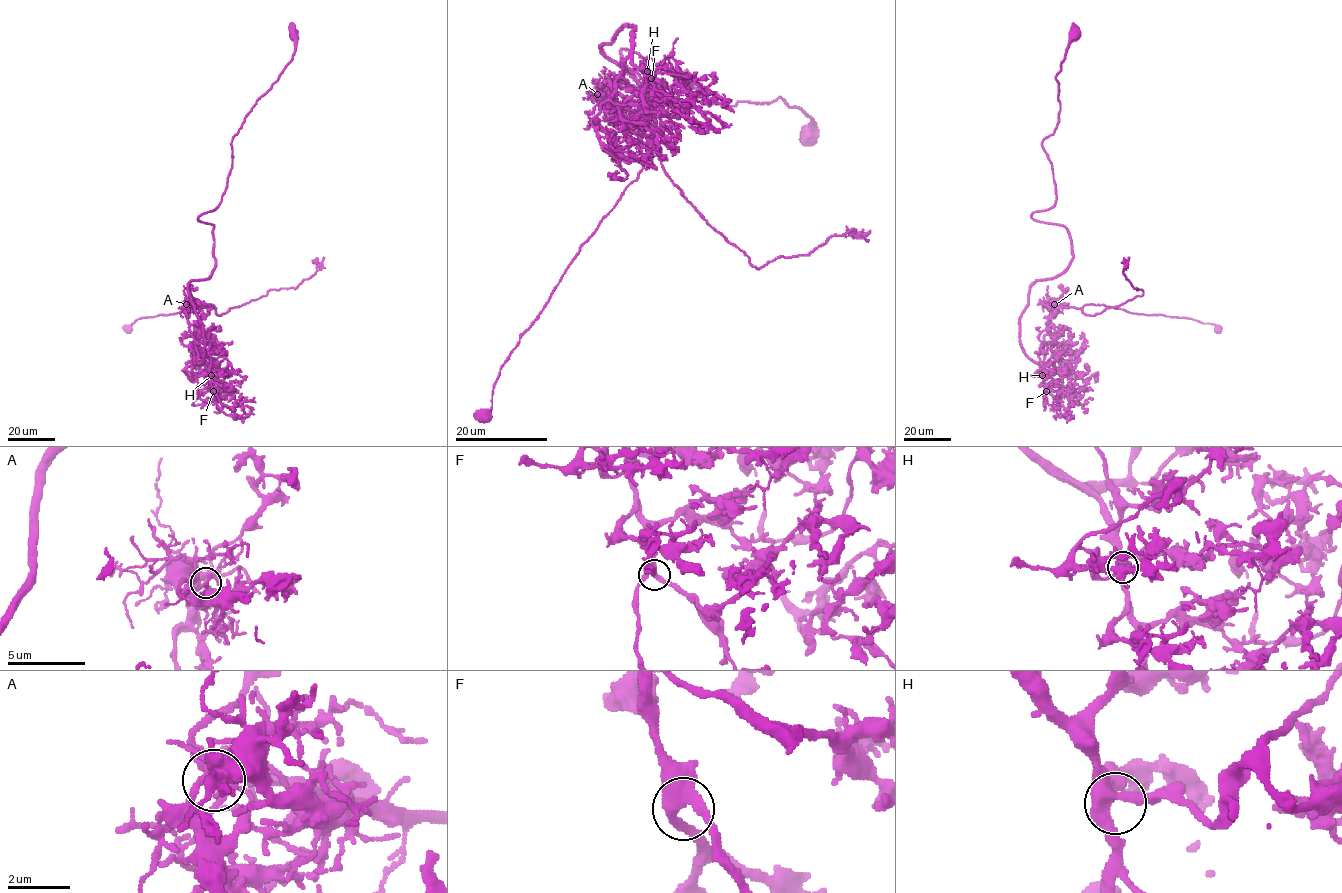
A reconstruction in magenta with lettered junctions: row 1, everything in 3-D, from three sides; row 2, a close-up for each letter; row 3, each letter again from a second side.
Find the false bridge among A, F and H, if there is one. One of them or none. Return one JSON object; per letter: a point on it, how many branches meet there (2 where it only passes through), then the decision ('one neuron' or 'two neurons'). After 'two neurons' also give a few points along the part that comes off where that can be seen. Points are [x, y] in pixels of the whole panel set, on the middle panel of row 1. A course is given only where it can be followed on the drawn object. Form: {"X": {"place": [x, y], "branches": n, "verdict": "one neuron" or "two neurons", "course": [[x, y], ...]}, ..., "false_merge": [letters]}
{"A": {"place": [597, 94], "branches": 7, "verdict": "two neurons", "course": [[597, 94], [634, 113], [650, 131], [656, 148], [519, 339], [493, 388], [492, 408], [482, 410], [478, 418]]}, "F": {"place": [651, 78], "branches": 3, "verdict": "one neuron"}, "H": {"place": [647, 71], "branches": 4, "verdict": "one neuron"}, "false_merge": ["A"]}

